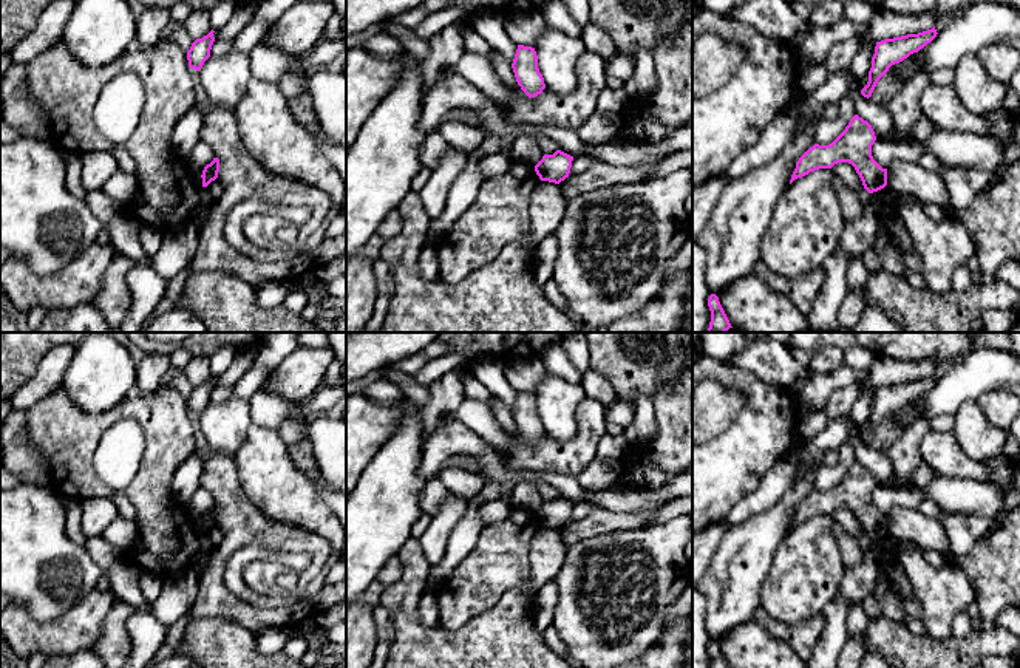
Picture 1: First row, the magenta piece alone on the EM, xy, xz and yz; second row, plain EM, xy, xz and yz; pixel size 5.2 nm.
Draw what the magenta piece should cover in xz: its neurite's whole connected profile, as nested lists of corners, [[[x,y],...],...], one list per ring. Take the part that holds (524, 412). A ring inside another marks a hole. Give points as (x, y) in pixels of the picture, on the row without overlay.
[[[518,391],[512,414],[518,431],[529,444],[535,444],[542,439],[546,430],[538,414],[535,394]]]

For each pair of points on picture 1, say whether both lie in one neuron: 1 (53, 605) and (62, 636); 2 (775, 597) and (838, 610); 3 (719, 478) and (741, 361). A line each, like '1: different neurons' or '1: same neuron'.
1: different neurons
2: different neurons
3: different neurons

